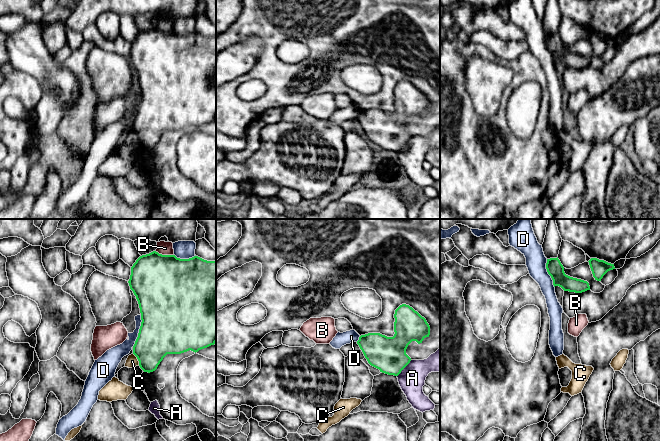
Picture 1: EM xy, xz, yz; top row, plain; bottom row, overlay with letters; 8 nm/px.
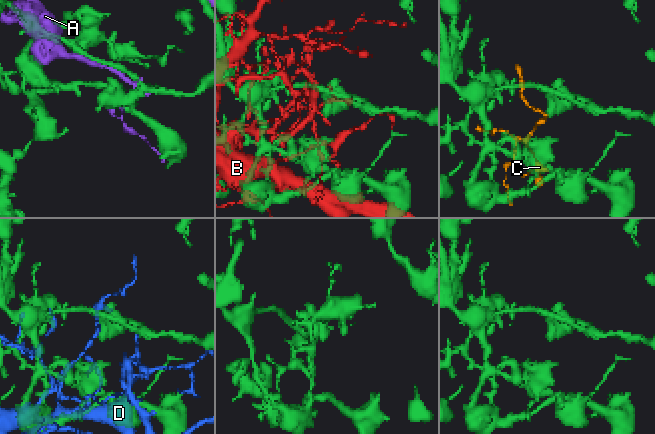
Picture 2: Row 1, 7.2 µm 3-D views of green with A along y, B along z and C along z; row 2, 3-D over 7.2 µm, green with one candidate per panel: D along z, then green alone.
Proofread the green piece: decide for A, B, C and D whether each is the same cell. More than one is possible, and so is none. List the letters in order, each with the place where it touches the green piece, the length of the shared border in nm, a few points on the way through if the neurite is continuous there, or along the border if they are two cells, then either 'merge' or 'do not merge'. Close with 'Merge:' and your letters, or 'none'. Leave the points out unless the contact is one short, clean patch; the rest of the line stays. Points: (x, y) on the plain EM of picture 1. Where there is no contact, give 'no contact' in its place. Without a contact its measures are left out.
A: meets green in xz at (404, 143); contact 180 nm long; do not merge
B: meets green in xy at (164, 31); contact 160 nm long; do not merge
C: meets green in xy at (137, 134); contact 120 nm long; border along xy (133, 129), (139, 141); do not merge
D: meets green in xy at (139, 106); contact 280 nm long; do not merge
Merge: none

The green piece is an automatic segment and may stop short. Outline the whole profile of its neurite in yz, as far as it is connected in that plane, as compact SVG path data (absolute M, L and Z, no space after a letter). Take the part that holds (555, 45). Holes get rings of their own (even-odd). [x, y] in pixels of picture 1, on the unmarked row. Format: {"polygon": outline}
{"polygon": "M557 34L547 35L546 45L553 56L553 61L561 63L564 67L582 69L590 66L587 57L570 53L565 50L564 43Z"}

